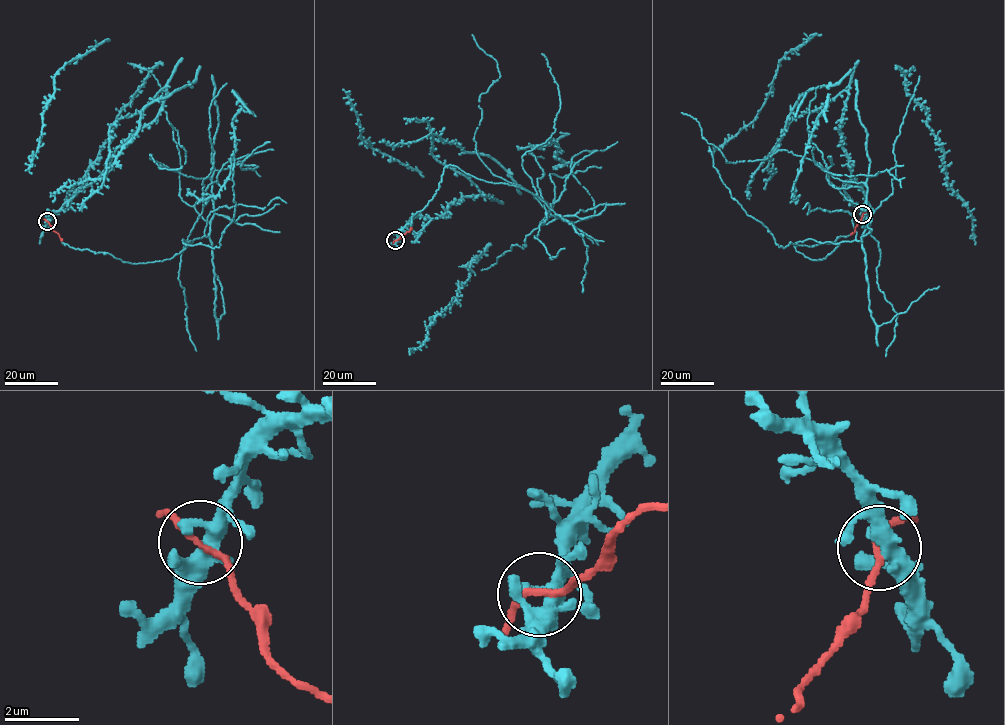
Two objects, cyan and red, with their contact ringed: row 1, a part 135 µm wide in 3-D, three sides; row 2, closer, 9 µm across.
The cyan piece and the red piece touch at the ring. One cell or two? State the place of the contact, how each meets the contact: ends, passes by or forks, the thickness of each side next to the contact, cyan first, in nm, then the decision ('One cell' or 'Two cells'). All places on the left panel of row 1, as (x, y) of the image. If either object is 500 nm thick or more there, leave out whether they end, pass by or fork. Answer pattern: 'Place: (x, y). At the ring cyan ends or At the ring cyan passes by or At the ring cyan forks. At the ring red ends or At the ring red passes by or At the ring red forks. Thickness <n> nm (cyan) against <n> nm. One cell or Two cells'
Place: (47, 221). At the ring cyan forks. At the ring red passes by. Thickness 380 nm (cyan) against 160 nm. One cell

